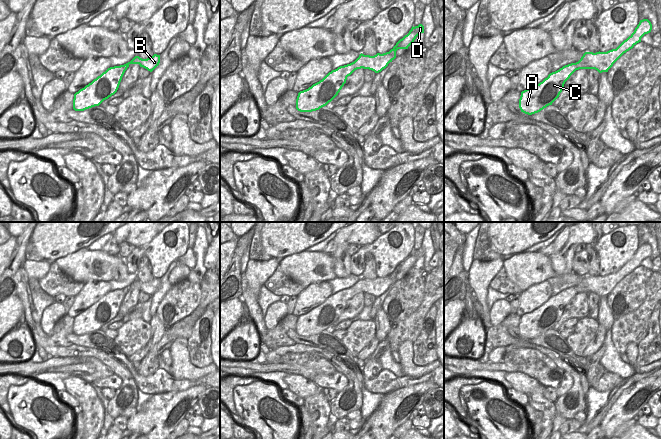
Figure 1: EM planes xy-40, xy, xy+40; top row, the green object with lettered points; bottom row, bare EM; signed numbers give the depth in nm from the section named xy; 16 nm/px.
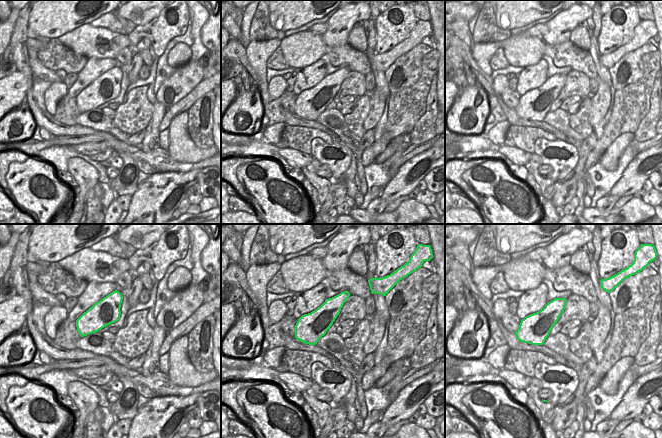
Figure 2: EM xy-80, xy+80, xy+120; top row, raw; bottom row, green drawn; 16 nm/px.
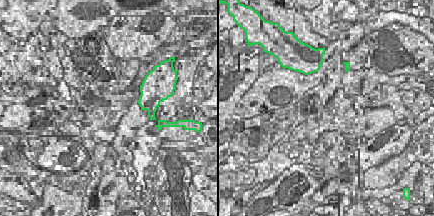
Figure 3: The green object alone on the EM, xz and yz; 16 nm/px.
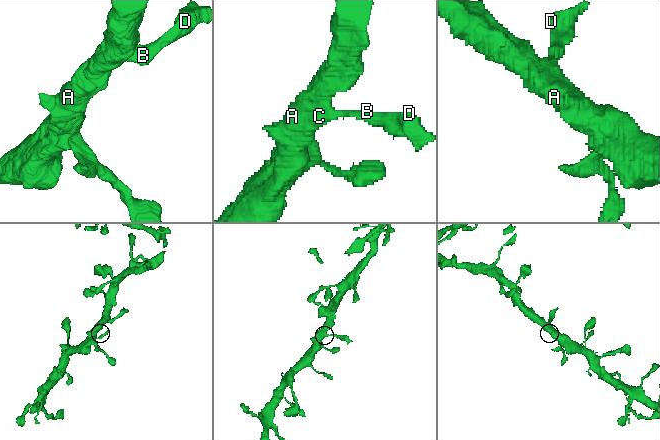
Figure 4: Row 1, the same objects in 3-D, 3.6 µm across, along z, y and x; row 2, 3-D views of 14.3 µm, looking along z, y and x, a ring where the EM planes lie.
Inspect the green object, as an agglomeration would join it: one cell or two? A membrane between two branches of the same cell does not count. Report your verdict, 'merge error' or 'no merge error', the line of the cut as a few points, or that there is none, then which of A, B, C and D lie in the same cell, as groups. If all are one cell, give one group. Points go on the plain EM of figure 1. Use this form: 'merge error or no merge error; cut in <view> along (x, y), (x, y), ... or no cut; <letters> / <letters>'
no merge error; no cut; A B C D

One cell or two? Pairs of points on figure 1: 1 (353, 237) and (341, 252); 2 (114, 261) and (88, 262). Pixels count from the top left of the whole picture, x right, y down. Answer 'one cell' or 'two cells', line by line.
1: one cell
2: one cell

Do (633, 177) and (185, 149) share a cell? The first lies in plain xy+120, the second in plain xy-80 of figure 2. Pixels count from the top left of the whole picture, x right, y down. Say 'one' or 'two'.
two

